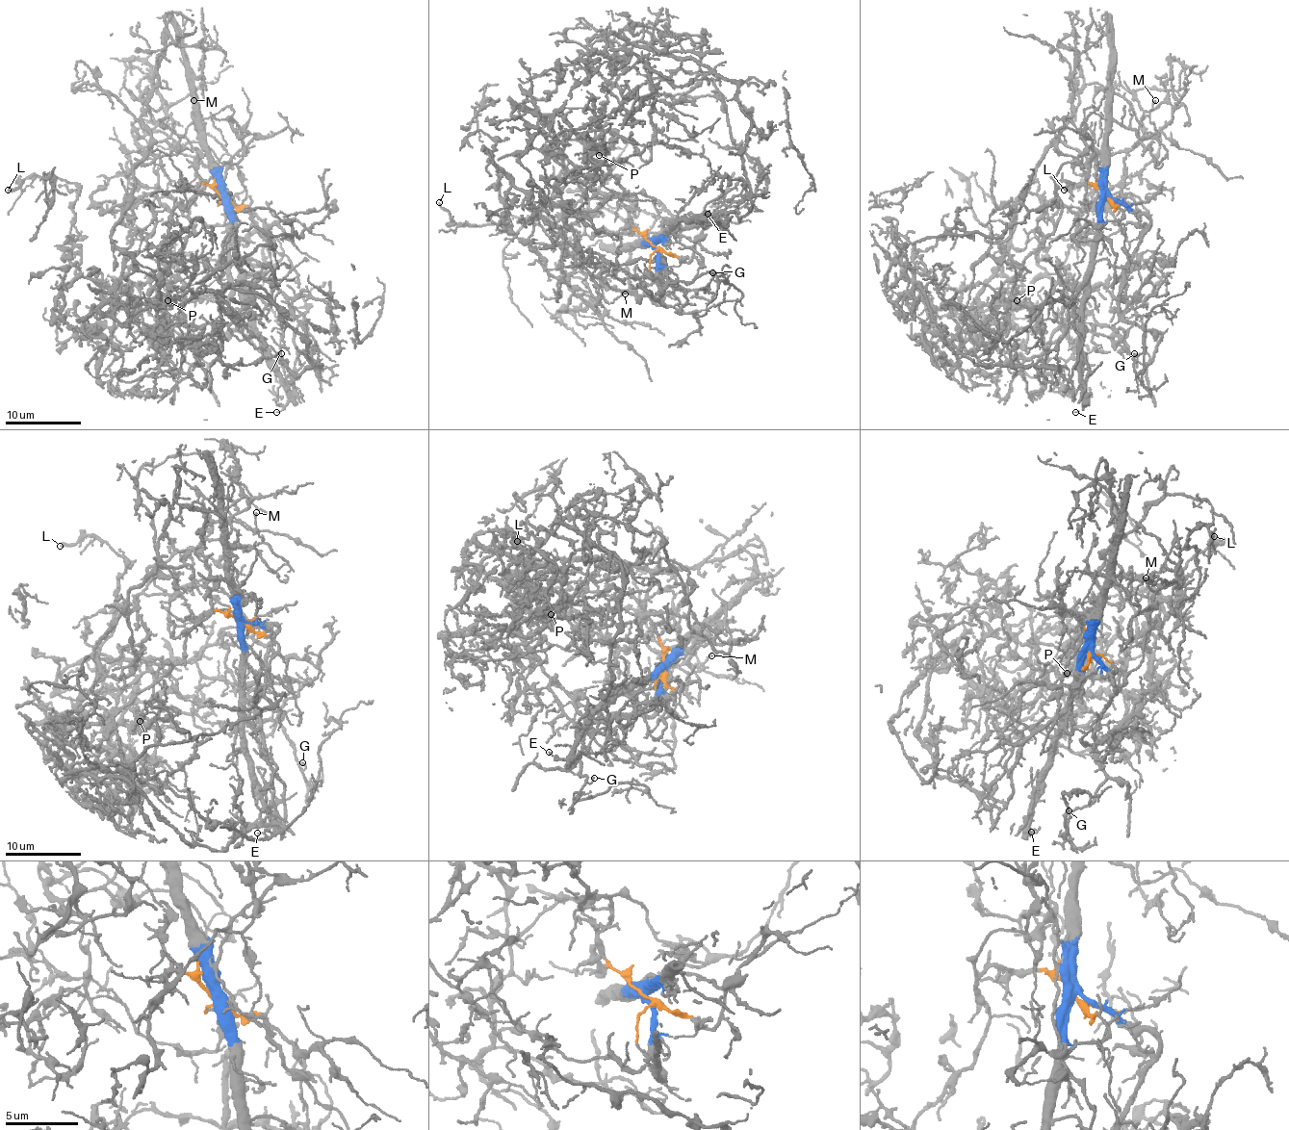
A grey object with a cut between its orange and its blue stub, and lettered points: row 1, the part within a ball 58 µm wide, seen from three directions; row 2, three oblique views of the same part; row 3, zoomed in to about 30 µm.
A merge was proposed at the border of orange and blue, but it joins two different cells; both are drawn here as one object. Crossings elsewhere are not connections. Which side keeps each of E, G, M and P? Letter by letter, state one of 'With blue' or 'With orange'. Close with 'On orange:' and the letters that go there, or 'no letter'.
E: With blue
G: With blue
M: With blue
P: With orange
On orange: P

